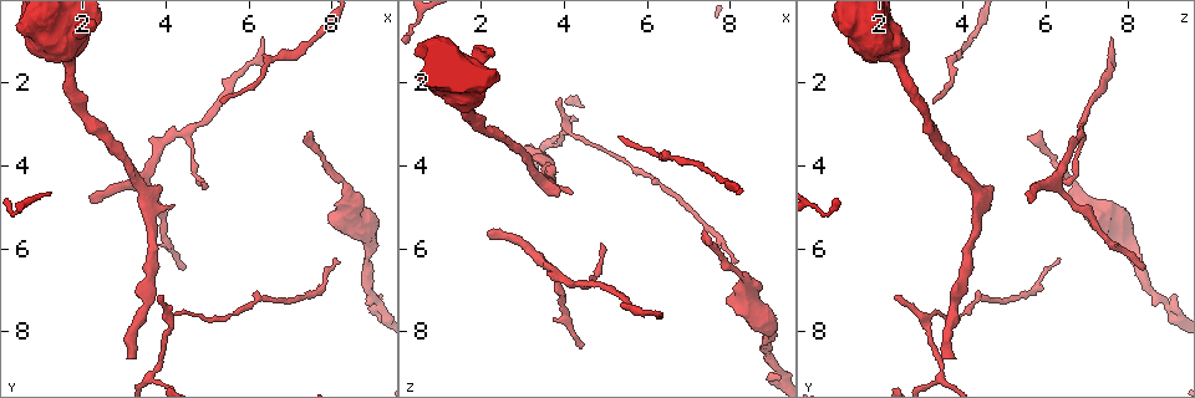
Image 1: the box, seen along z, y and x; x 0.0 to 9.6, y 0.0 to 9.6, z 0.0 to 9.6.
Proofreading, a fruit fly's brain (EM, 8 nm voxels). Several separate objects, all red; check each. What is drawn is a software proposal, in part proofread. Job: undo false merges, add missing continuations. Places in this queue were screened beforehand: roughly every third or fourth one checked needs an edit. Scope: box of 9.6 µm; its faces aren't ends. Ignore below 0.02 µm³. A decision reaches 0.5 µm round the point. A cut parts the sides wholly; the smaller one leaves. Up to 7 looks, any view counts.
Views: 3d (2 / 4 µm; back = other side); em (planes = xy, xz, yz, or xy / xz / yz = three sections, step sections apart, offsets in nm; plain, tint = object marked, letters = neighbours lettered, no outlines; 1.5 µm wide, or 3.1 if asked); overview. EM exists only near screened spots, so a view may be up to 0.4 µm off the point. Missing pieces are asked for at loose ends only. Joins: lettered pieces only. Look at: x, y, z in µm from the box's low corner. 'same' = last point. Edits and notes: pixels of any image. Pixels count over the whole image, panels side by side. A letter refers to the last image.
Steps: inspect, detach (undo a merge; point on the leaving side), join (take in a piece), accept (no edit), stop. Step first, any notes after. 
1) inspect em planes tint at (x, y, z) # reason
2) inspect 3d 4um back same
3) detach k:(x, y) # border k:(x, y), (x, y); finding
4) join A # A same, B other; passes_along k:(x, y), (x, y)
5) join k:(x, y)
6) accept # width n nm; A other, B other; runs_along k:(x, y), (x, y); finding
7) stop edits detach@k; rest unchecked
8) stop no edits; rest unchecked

inspect em xy step 4 letters at (2.20, 4.90, 5.70) # an open end

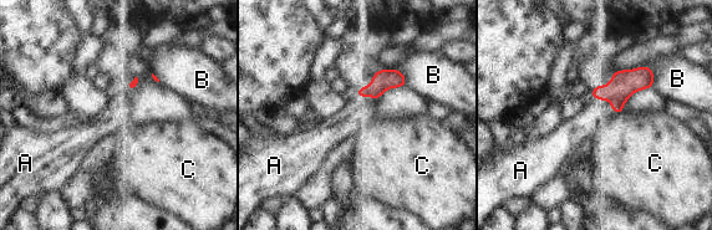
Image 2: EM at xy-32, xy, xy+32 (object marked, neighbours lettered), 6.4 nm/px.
join A # longest_contact A 200 nm; A same, B other, C other; passes_along 2:(624, 83), (606, 98), (580, 127); the neuron continues

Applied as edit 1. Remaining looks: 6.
inspect 3d 4um at (4.00, 7.15, 2.45) # tapers out

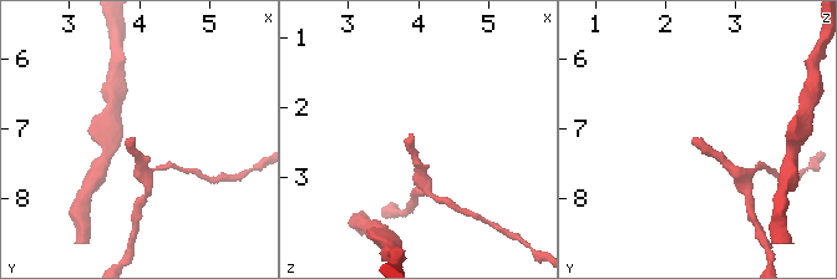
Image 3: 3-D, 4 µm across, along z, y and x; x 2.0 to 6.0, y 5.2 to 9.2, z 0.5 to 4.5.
inspect em planes plain at (3.95, 7.15, 2.45) # now the EM

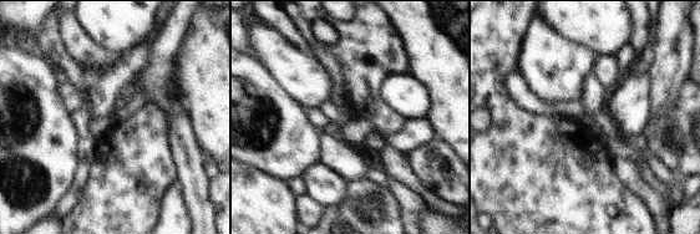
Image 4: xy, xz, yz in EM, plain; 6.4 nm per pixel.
inspect em planes letters same # what lies round it

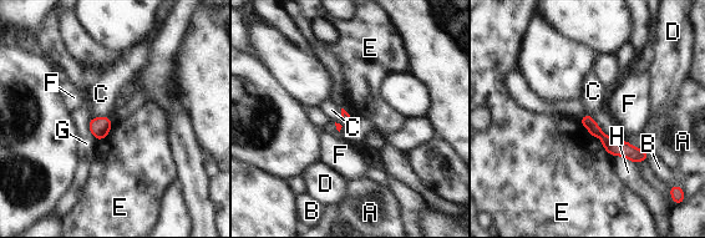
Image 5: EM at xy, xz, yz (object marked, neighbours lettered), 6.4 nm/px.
accept # A other, B other, C other, D other, E other, F other, G other, H other; border 5:(578, 122), (600, 141), (610, 156); no lettered piece goes on from it

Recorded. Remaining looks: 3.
inspect em planes letters at (7.40, 3.25, 5.50) # thin end

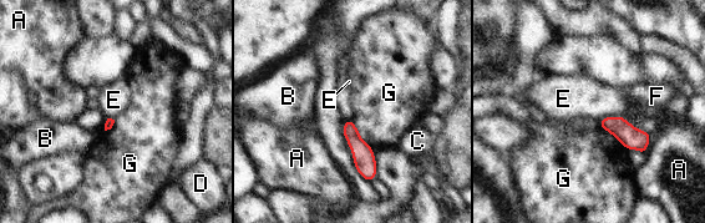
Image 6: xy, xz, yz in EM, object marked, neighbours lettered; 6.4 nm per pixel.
accept # longest_contact G 260 nm; A other, B other, C other, D other, E other, F other, G other; no lettered piece goes on from it

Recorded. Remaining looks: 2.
stop edits join@2; rest unchecked

